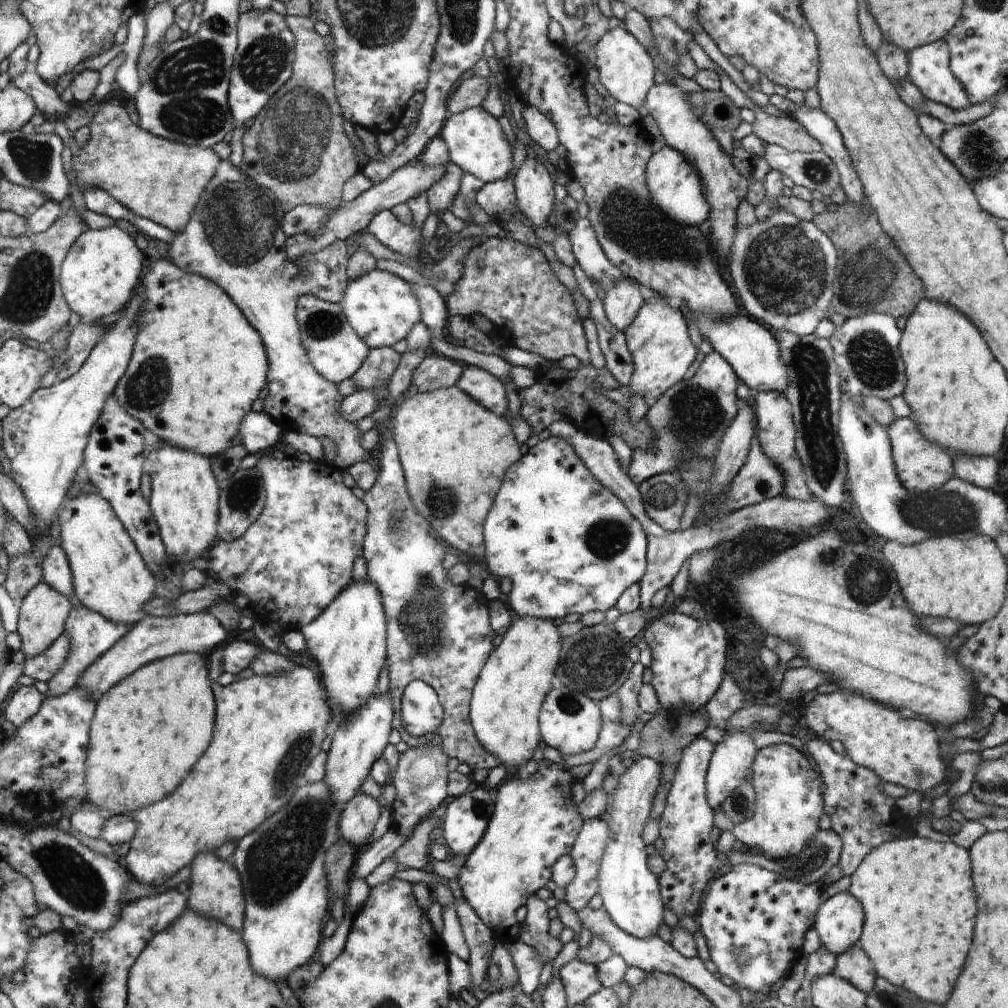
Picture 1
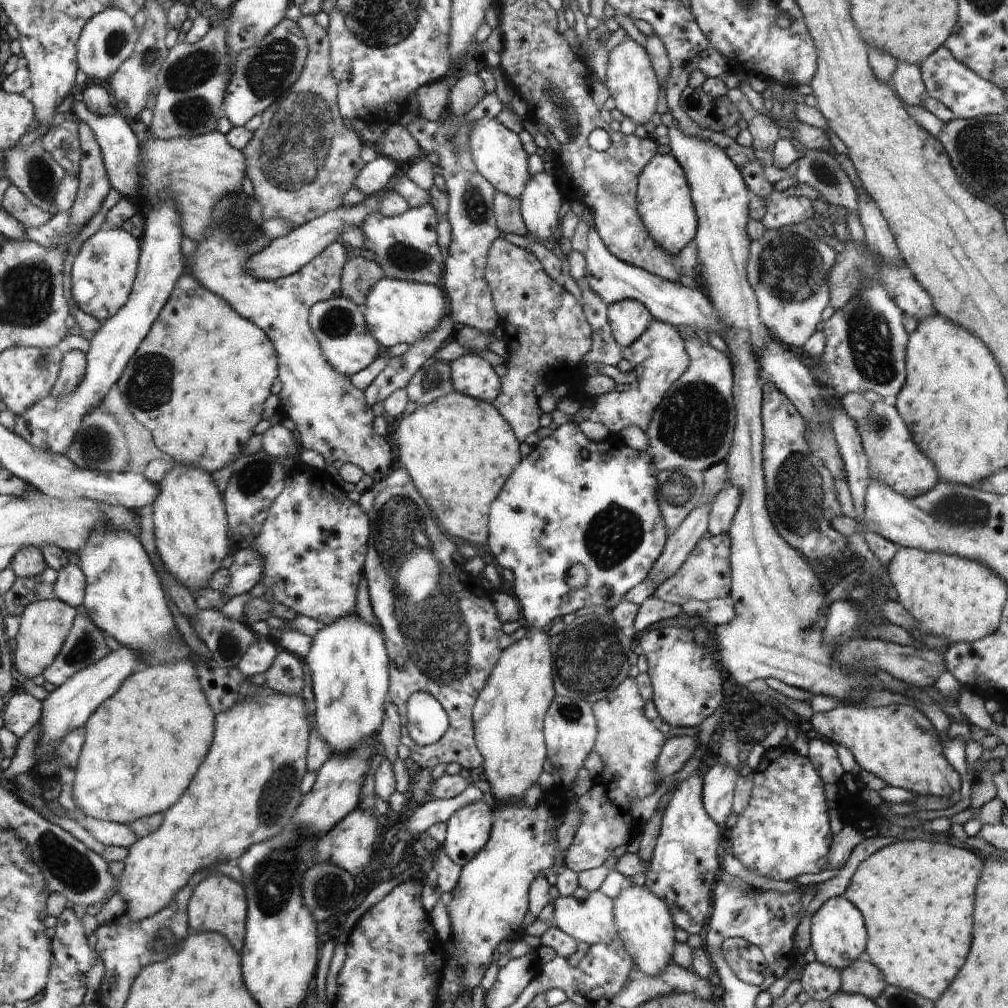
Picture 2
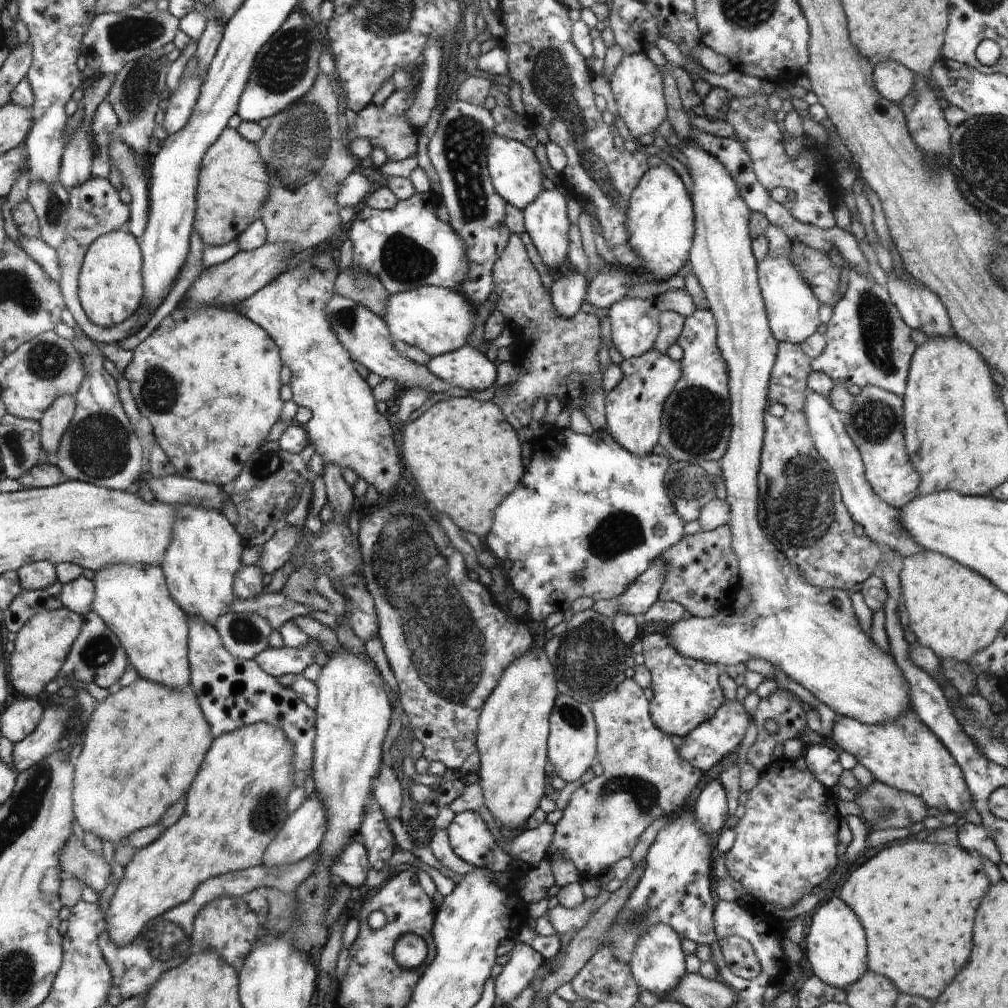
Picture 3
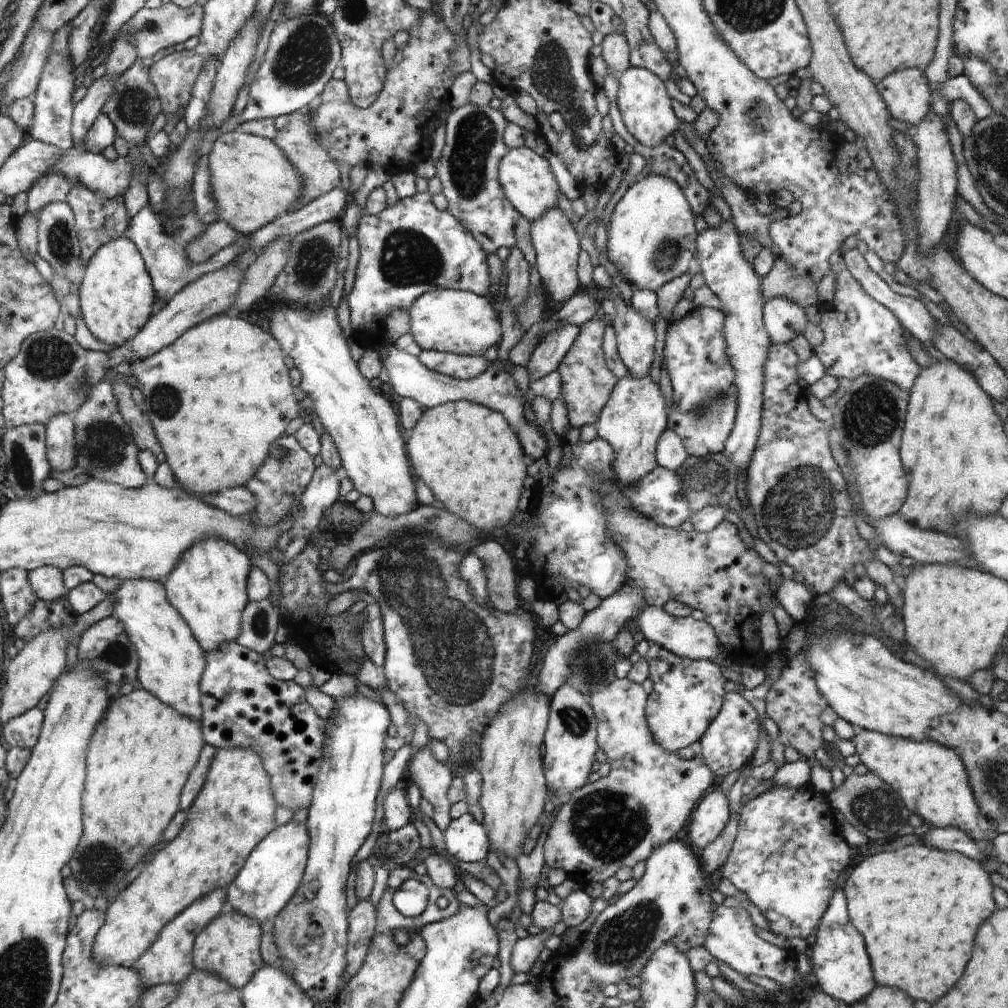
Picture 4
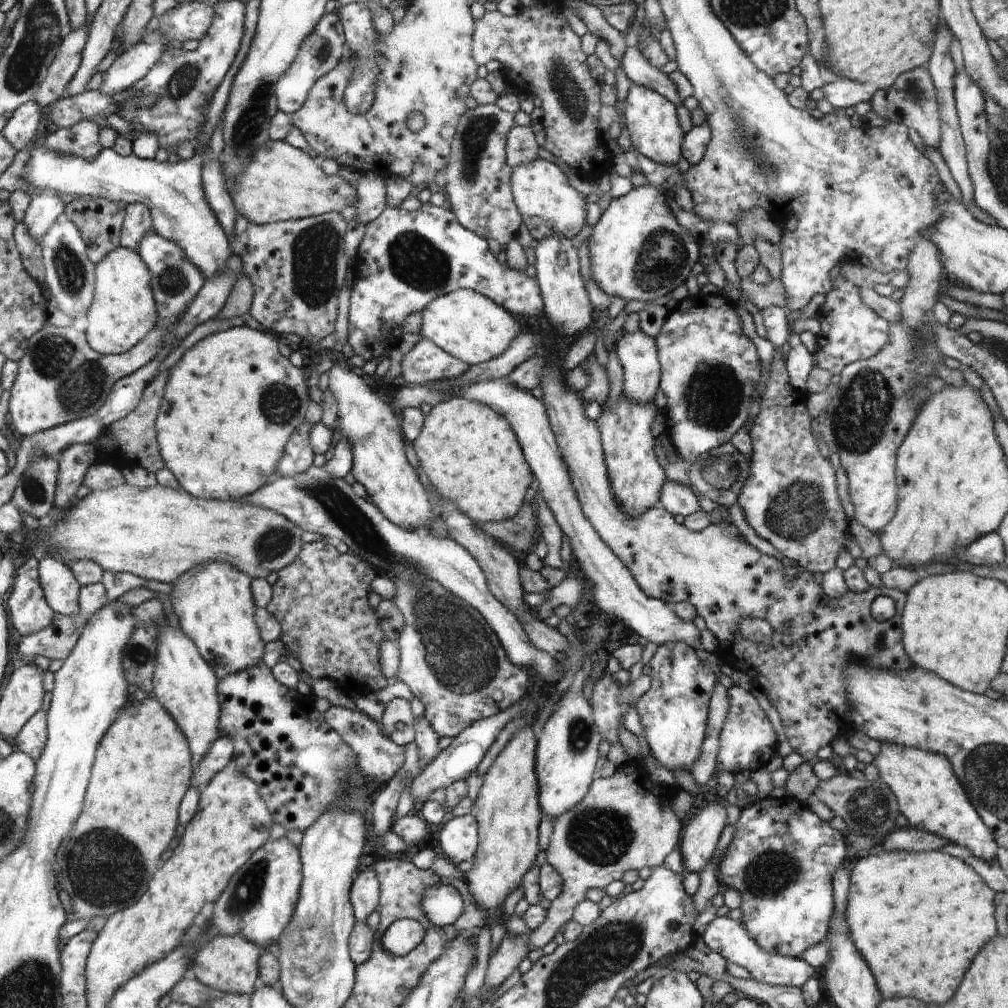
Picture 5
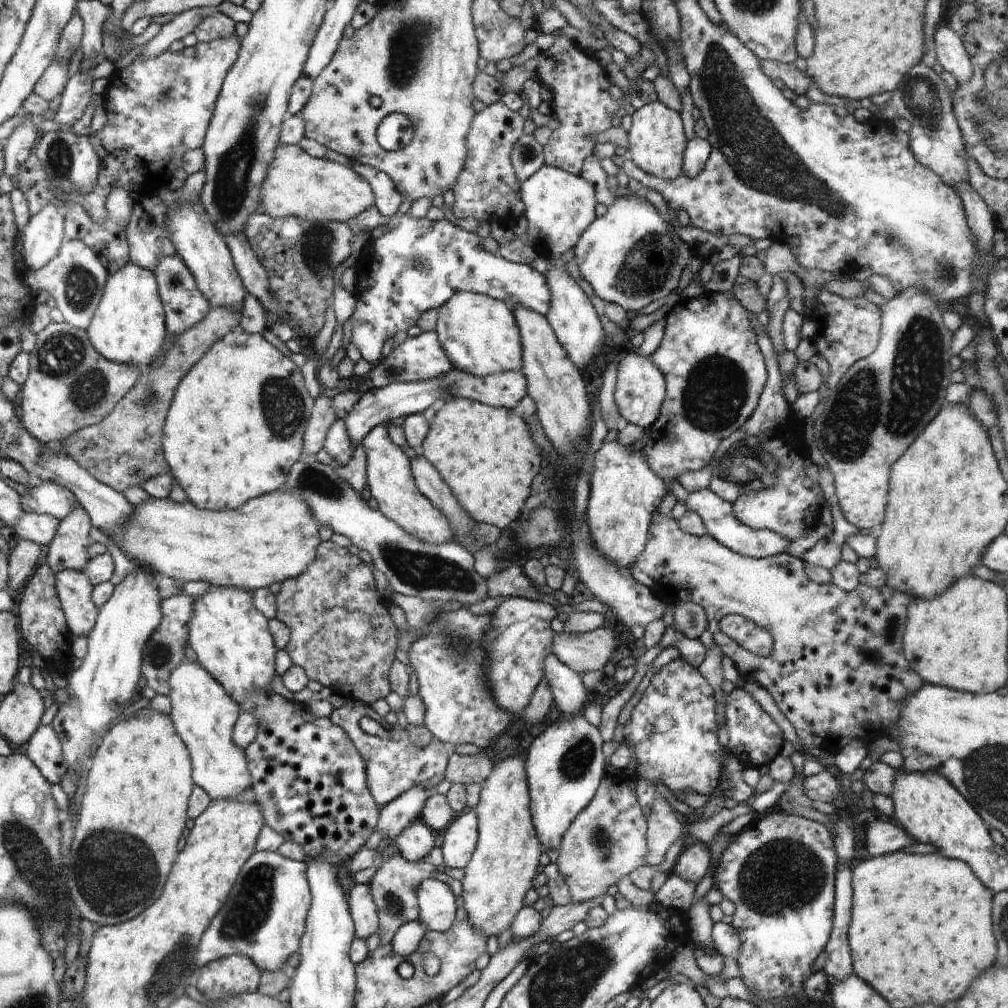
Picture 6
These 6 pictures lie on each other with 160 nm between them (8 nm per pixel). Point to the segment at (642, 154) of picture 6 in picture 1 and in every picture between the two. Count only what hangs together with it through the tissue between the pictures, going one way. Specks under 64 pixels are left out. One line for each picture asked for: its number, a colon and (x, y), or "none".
1: (626, 73)
2: (630, 79)
3: (636, 85)
4: (644, 106)
5: (651, 124)

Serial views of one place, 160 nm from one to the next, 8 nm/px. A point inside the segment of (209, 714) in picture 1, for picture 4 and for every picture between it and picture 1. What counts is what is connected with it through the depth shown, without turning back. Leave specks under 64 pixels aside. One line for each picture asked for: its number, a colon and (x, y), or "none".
2: (132, 766)
3: (129, 771)
4: (139, 757)

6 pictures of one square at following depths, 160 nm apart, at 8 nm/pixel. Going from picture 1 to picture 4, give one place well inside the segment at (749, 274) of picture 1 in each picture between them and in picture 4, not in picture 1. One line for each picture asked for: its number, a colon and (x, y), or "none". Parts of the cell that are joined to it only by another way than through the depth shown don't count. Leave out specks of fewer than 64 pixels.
2: (789, 267)
3: (792, 308)
4: (784, 319)

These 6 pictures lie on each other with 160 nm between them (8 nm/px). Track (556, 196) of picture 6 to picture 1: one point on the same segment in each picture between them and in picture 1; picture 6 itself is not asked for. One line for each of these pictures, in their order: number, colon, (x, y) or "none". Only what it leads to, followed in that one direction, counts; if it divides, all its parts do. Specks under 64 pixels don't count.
1: (476, 143)
2: (497, 152)
3: (517, 176)
4: (527, 179)
5: (550, 206)

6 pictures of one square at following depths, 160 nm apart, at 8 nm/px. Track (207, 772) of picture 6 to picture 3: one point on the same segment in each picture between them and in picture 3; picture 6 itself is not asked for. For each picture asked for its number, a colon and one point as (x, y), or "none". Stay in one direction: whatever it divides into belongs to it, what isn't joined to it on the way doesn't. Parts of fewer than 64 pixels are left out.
3: (134, 602)
4: (172, 662)
5: (184, 683)

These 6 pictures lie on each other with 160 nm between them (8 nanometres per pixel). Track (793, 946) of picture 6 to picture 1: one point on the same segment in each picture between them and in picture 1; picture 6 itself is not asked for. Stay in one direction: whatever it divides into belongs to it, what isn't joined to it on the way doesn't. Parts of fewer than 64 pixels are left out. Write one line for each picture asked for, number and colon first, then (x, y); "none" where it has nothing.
1: (788, 793)
2: (784, 832)
3: (786, 844)
4: (789, 850)
5: (782, 857)

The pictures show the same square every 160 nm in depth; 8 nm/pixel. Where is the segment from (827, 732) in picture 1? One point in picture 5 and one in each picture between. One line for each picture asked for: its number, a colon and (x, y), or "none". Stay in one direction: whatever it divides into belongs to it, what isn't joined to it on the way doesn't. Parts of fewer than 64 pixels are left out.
2: (898, 744)
3: (906, 754)
4: (932, 781)
5: (928, 793)

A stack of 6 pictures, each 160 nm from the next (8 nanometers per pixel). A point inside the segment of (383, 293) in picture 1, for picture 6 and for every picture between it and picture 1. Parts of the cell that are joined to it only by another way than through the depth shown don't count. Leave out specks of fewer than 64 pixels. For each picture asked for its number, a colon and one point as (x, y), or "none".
2: (396, 311)
3: (436, 320)
4: (459, 322)
5: (473, 328)
6: (480, 334)

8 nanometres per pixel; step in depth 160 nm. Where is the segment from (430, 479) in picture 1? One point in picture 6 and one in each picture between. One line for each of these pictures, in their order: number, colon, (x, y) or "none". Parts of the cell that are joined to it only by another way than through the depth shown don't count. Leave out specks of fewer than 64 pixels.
2: (459, 451)
3: (463, 452)
4: (469, 455)
5: (470, 453)
6: (487, 455)

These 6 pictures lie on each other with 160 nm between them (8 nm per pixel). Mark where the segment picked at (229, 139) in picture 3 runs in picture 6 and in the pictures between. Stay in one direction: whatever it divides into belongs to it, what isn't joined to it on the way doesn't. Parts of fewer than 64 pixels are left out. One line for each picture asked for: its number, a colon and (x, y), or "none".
4: (253, 182)
5: (283, 182)
6: (300, 185)

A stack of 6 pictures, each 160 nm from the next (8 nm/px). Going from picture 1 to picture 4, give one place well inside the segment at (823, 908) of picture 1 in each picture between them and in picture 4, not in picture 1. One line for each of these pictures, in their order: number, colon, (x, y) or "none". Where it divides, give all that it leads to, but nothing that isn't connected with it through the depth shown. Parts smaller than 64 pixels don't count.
2: (839, 936)
3: (835, 946)
4: (837, 953)

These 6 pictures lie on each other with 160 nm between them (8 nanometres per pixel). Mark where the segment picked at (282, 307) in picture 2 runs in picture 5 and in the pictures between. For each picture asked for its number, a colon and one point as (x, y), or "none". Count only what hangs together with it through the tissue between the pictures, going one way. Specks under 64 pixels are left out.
3: (346, 429)
4: (363, 426)
5: (379, 463)

